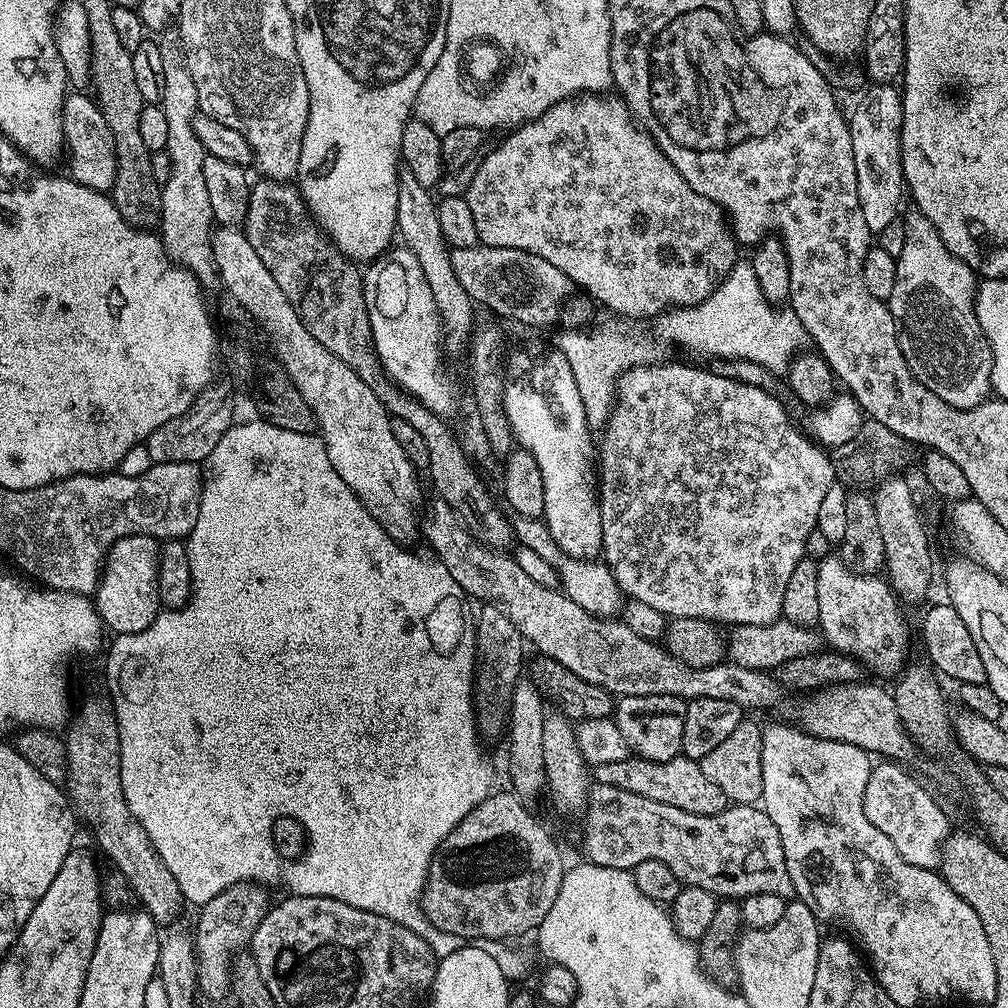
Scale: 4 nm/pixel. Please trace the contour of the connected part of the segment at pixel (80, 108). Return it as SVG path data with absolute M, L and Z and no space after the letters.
M76 90L64 97L64 147L71 179L82 186L90 186L96 192L111 193L112 183L116 177L116 155L114 154L114 134L110 134L110 126L106 126L106 118L102 118L100 107L91 95Z

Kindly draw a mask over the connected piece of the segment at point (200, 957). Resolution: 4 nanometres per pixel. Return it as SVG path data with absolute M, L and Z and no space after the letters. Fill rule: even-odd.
M243 882L222 889L210 902L200 909L196 920L194 943L196 946L196 975L198 988L212 1000L229 995L232 987L231 963L237 950L244 950L252 943L252 936L258 930L265 912L270 907L267 887L255 882Z

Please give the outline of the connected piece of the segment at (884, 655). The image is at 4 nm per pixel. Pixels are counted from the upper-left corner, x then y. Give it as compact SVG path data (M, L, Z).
M833 554L821 560L818 563L818 618L820 623L818 625L819 631L824 631L824 636L829 640L831 647L839 653L845 654L845 656L851 656L852 659L859 662L865 669L873 668L880 676L892 676L903 673L906 668L906 662L904 659L908 656L908 624L904 621L904 616L900 613L902 609L901 601L898 599L895 592L892 591L892 585L888 583L887 579L880 576L859 576L854 574L840 561L839 555Z

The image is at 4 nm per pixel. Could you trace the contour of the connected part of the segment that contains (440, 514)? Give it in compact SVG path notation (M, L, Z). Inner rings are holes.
M439 498L433 501L432 520L425 524L423 521L422 536L432 543L435 559L450 570L450 578L458 582L461 593L484 604L503 605L510 622L514 622L531 647L533 644L537 648L535 651L539 655L549 656L554 662L566 666L566 670L578 674L582 682L602 686L616 698L650 694L677 696L685 702L698 698L723 698L725 702L738 702L738 706L745 710L770 708L779 702L782 688L773 675L731 662L705 668L686 666L675 660L657 641L638 638L638 634L619 619L592 616L563 591L538 585L522 570L515 555L487 548L465 528L459 514L448 503Z

